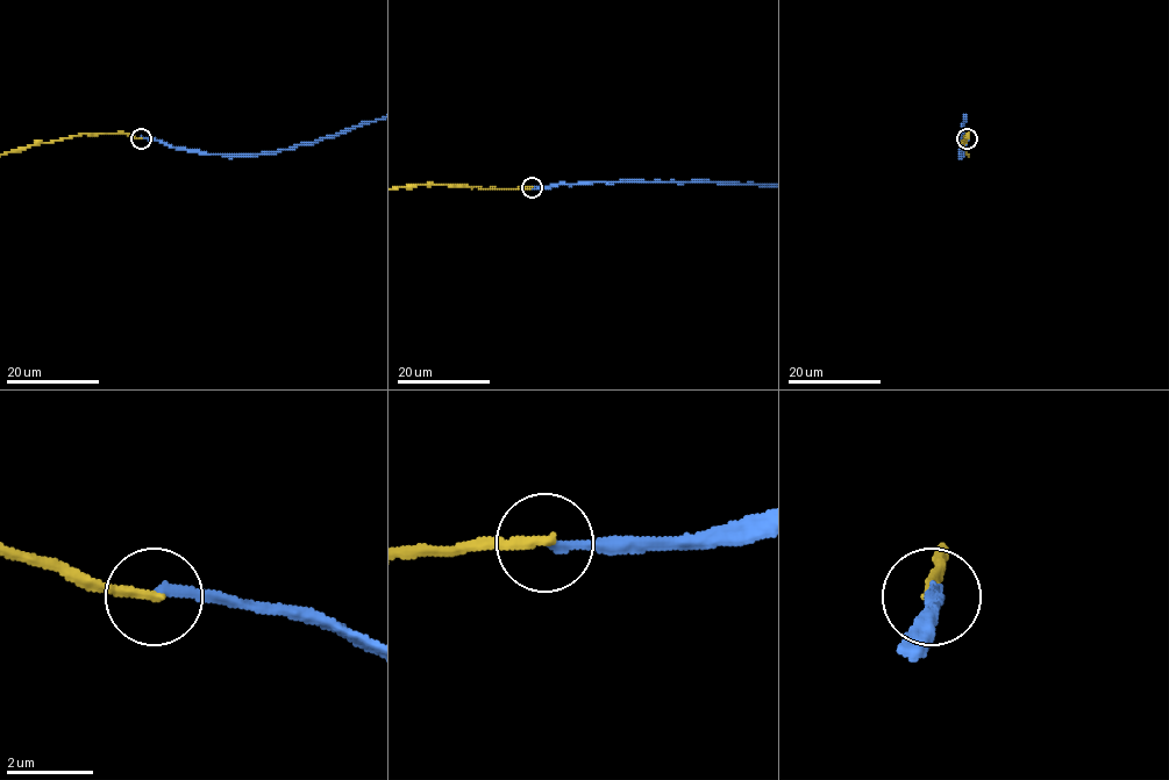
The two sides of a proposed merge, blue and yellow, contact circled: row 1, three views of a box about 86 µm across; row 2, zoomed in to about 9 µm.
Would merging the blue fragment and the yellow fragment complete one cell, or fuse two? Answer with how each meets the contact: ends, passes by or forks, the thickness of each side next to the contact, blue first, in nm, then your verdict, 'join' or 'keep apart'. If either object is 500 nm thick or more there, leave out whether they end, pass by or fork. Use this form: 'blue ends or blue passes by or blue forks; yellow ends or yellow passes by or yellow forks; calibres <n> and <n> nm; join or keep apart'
blue ends; yellow ends; calibres 220 and 240 nm; keep apart

